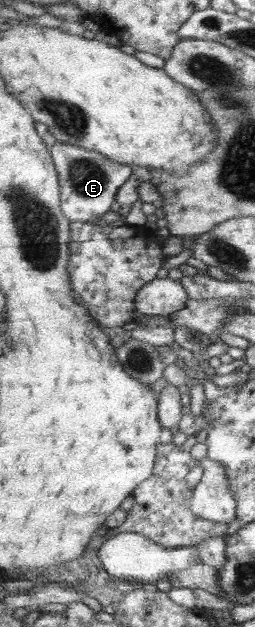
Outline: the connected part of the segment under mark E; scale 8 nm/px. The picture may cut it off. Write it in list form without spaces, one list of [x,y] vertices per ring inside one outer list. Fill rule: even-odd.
[[[58,142],[51,146],[52,156],[60,176],[62,189],[62,212],[72,222],[91,223],[101,220],[101,216],[111,210],[118,199],[118,192],[133,176],[133,167],[111,160],[95,150],[79,145]]]

